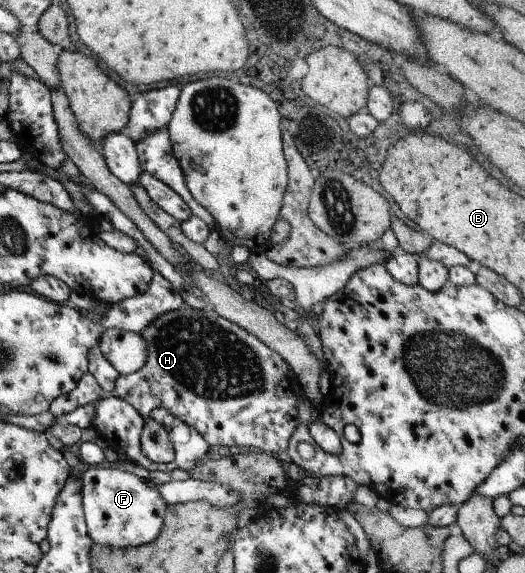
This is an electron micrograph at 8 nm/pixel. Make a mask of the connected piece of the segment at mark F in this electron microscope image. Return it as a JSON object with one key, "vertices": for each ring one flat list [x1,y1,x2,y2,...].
{"vertices":[[89,468,82,472,82,511,86,524,86,533,93,543,110,549,138,547,153,541,159,534,163,513,166,509,164,498,157,492,157,486,135,474,116,468]]}

